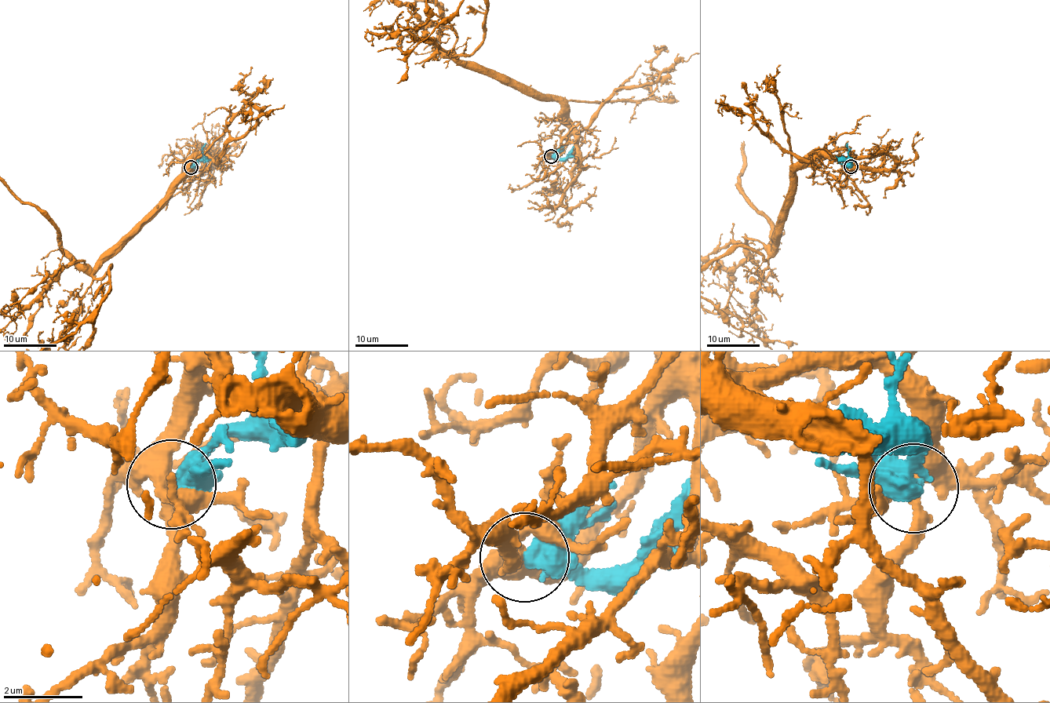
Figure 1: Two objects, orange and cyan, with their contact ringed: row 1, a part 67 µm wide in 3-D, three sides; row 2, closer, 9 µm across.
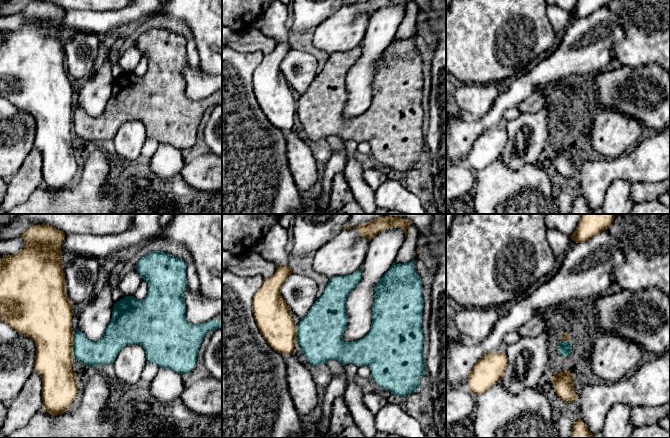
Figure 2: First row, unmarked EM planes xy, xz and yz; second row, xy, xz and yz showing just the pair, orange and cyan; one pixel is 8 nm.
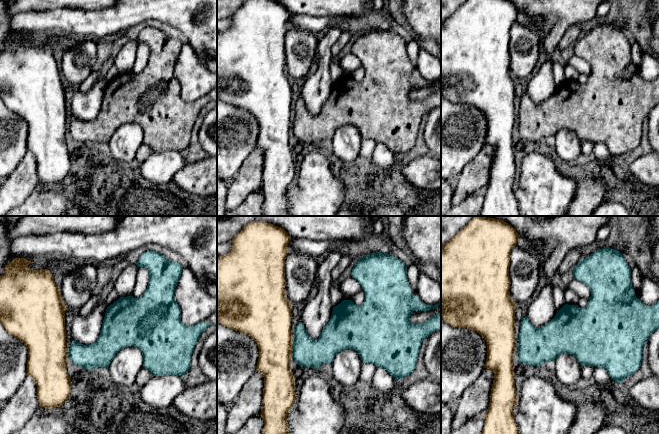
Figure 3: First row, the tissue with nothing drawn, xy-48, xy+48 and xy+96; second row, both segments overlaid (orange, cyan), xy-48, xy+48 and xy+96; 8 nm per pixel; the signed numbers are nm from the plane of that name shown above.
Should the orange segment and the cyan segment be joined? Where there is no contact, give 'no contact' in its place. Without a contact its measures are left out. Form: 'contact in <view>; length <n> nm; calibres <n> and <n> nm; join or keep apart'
contact in xy; length 180 nm; calibres 360 and 200 nm; keep apart

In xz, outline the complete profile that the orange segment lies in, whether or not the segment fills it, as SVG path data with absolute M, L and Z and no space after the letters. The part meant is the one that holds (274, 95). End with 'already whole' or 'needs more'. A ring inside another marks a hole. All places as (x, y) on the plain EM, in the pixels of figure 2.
M278 42L271 53L264 55L252 76L254 95L261 110L282 131L293 129L297 115L297 102L280 70L283 59L291 49L291 42Z | already whole

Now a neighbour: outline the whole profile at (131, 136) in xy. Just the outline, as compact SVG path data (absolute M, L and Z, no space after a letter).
M130 120L120 126L114 137L116 154L126 160L138 160L147 139L145 126Z

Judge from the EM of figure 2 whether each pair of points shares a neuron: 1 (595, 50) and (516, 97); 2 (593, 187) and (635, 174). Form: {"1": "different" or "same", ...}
{"1": "same", "2": "same"}

